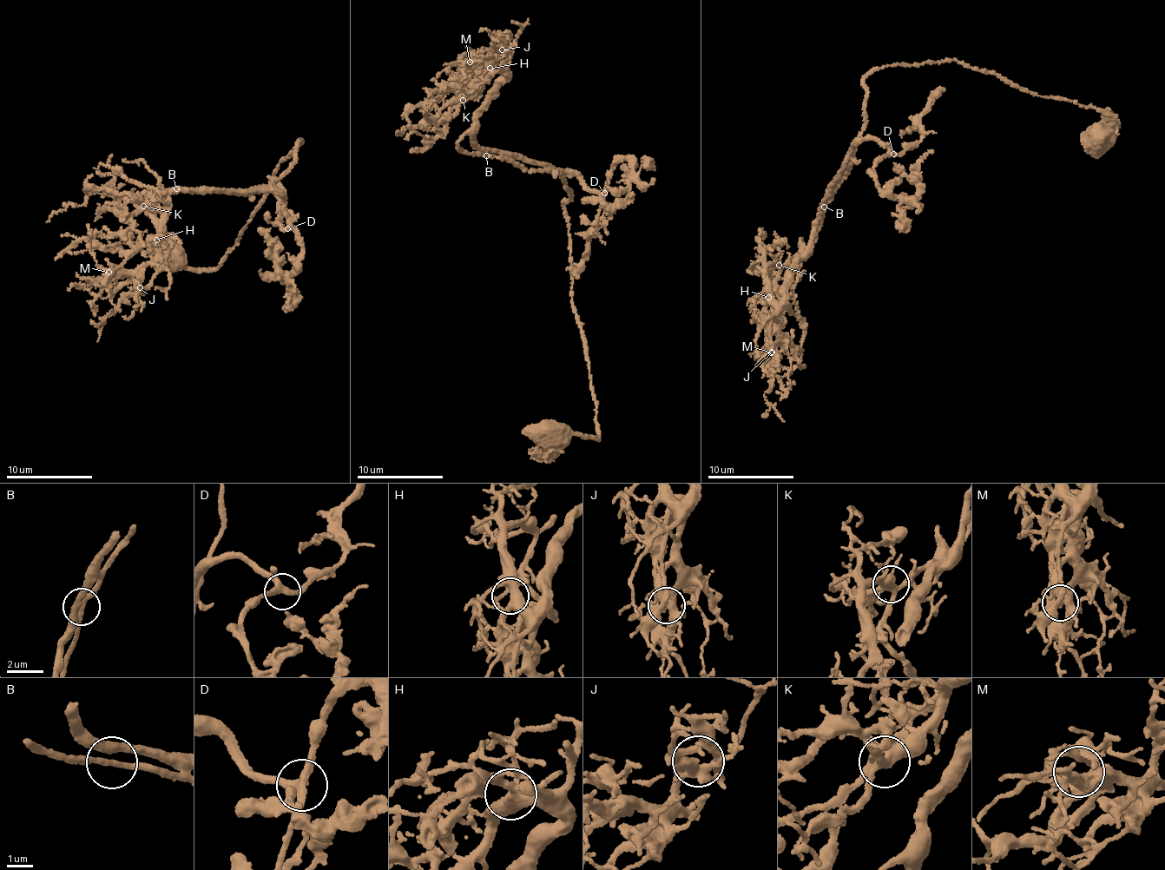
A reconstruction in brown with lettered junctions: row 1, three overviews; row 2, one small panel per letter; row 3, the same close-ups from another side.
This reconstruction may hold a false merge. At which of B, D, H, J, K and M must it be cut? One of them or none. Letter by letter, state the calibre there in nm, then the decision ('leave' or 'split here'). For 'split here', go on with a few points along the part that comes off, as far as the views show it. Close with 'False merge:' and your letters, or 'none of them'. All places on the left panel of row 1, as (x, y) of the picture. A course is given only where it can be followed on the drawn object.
B: calibre 200 nm; leave
D: calibre 320 nm; leave
H: calibre 400 nm; leave
J: calibre 400 nm; leave
K: calibre 320 nm; leave
M: calibre 240 nm; leave
False merge: none of them

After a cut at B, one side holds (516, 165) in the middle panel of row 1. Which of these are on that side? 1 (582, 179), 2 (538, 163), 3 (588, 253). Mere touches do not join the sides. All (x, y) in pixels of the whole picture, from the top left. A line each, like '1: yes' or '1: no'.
1: no
2: no
3: no

